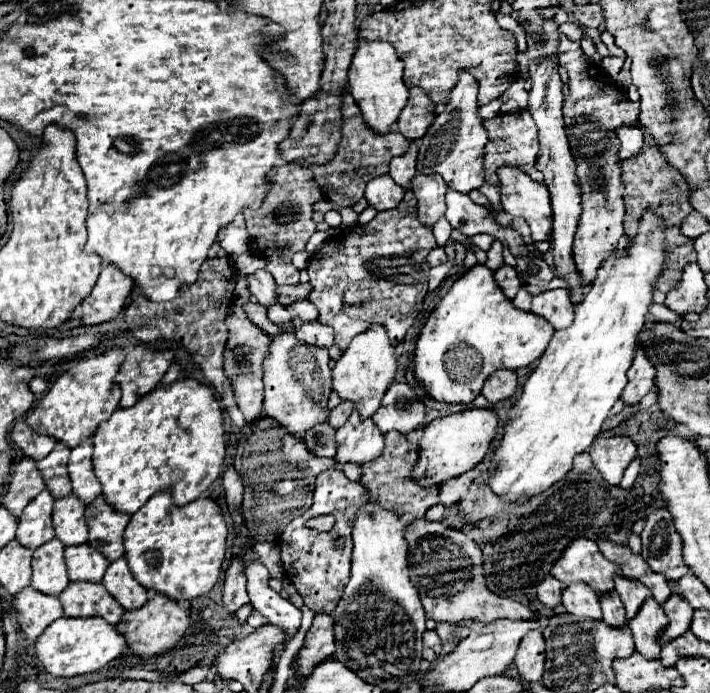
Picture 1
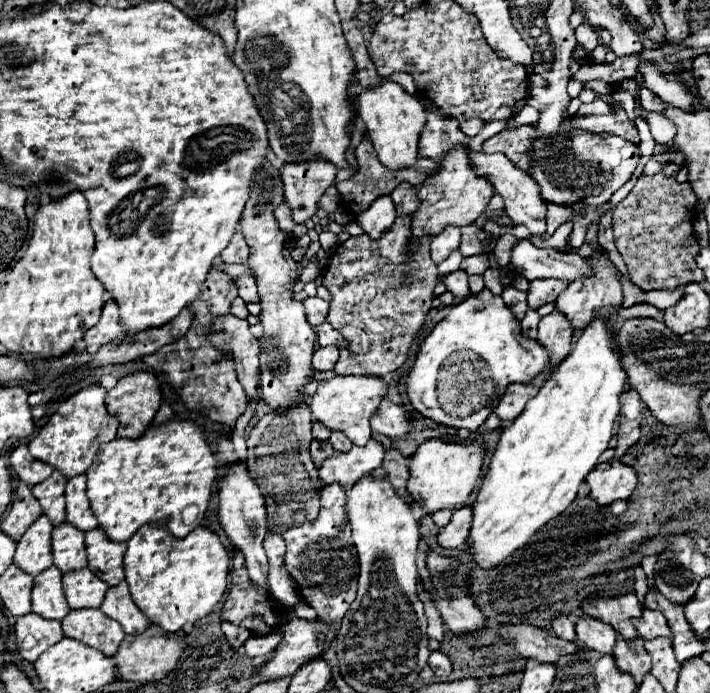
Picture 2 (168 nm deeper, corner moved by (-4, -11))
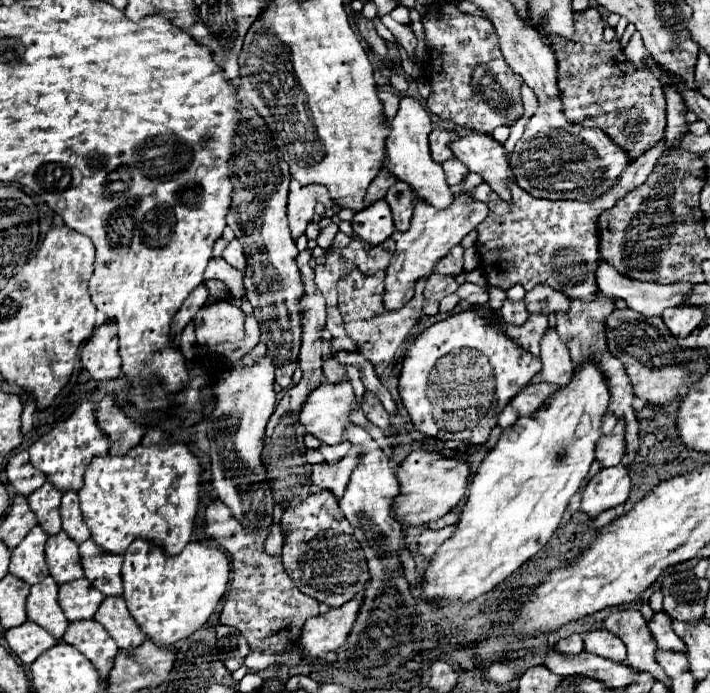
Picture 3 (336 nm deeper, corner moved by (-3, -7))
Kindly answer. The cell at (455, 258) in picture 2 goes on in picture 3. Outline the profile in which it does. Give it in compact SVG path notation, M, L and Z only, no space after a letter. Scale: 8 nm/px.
M436 273L436 275L428 277L428 281L426 281L424 299L438 303L442 297L456 293L456 289L458 289L458 283L454 281L454 277L444 277L444 275Z

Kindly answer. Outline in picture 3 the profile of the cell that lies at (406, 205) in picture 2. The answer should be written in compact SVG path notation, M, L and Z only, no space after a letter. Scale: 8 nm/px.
M402 181L394 183L384 197L392 209L396 231L406 231L410 227L410 219L412 219L412 211L414 211L414 199L412 197L414 197L412 189Z

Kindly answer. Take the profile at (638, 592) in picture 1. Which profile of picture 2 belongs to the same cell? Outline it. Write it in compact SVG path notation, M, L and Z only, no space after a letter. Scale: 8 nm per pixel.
M643 609L643 615L639 619L633 619L637 633L643 639L655 639L655 637L671 637L671 629L667 627L667 619L663 613L653 609Z

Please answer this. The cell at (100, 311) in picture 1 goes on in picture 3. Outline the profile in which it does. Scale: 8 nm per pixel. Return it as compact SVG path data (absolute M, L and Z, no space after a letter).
M104 323L98 327L80 349L82 367L96 381L112 381L120 377L122 359L118 355L118 337L114 331L114 323Z

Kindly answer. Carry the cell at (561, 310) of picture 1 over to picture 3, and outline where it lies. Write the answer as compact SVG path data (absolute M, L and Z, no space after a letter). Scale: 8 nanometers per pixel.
M556 329L546 331L546 335L542 337L542 343L540 343L540 349L542 349L542 353L540 353L542 381L554 383L560 387L570 383L570 379L574 375L574 365L570 361L568 347L558 339Z

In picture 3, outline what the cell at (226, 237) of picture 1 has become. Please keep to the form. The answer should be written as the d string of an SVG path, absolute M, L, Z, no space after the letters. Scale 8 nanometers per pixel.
M232 239L232 241L230 241L230 245L224 249L222 257L224 257L234 269L238 269L238 271L244 271L244 269L246 269L246 255L244 255L242 245L238 243L238 239Z

